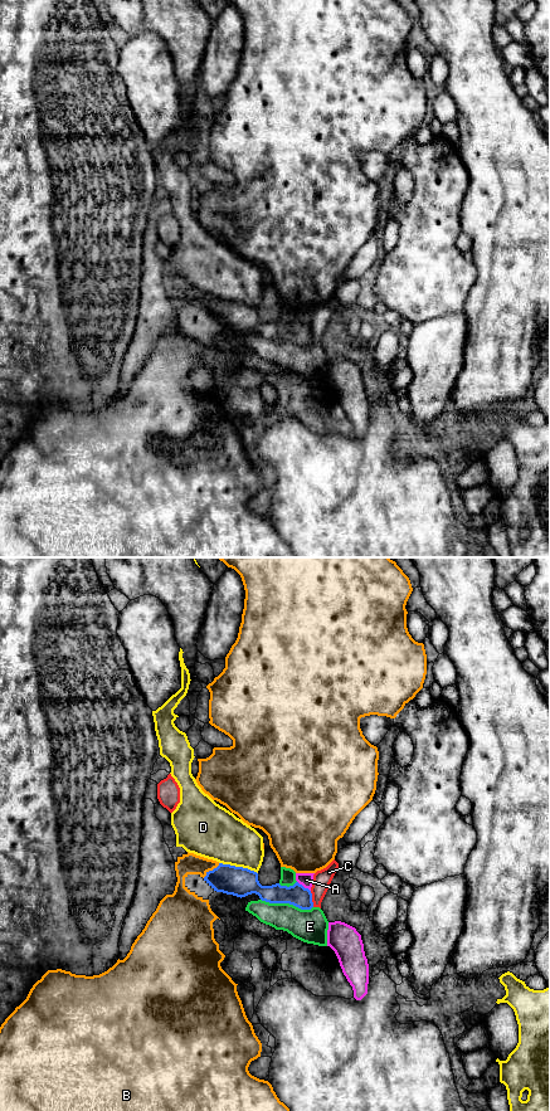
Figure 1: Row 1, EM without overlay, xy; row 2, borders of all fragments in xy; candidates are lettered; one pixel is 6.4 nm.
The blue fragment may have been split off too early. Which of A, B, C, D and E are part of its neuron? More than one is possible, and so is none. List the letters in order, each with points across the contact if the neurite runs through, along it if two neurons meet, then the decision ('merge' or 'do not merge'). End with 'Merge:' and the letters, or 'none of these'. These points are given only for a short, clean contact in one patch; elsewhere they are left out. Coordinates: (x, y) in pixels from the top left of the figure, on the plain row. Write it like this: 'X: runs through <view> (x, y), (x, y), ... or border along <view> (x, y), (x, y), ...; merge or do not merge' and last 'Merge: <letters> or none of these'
A: border along xy (297, 317), (310, 327); do not merge
B: do not merge
C: do not merge
D: do not merge
E: do not merge
Merge: none of these

